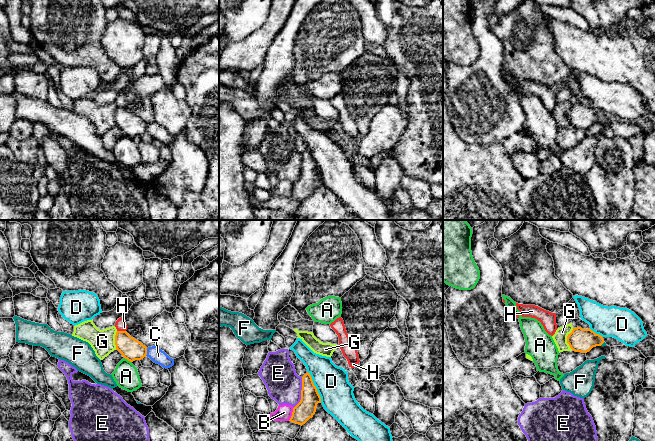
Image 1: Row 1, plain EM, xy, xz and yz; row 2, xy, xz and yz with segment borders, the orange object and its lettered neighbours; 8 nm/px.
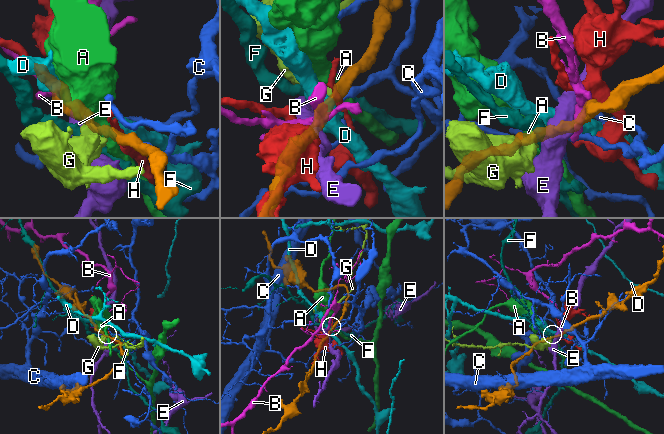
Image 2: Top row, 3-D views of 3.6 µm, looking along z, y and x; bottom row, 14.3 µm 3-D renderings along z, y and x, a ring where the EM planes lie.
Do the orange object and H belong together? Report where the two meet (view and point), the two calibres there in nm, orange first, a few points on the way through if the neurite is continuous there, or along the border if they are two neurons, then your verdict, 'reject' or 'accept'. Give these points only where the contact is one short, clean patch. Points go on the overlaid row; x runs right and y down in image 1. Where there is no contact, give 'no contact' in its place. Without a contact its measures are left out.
contact xy (121, 331); calibres 180 and 90 nm; reject

